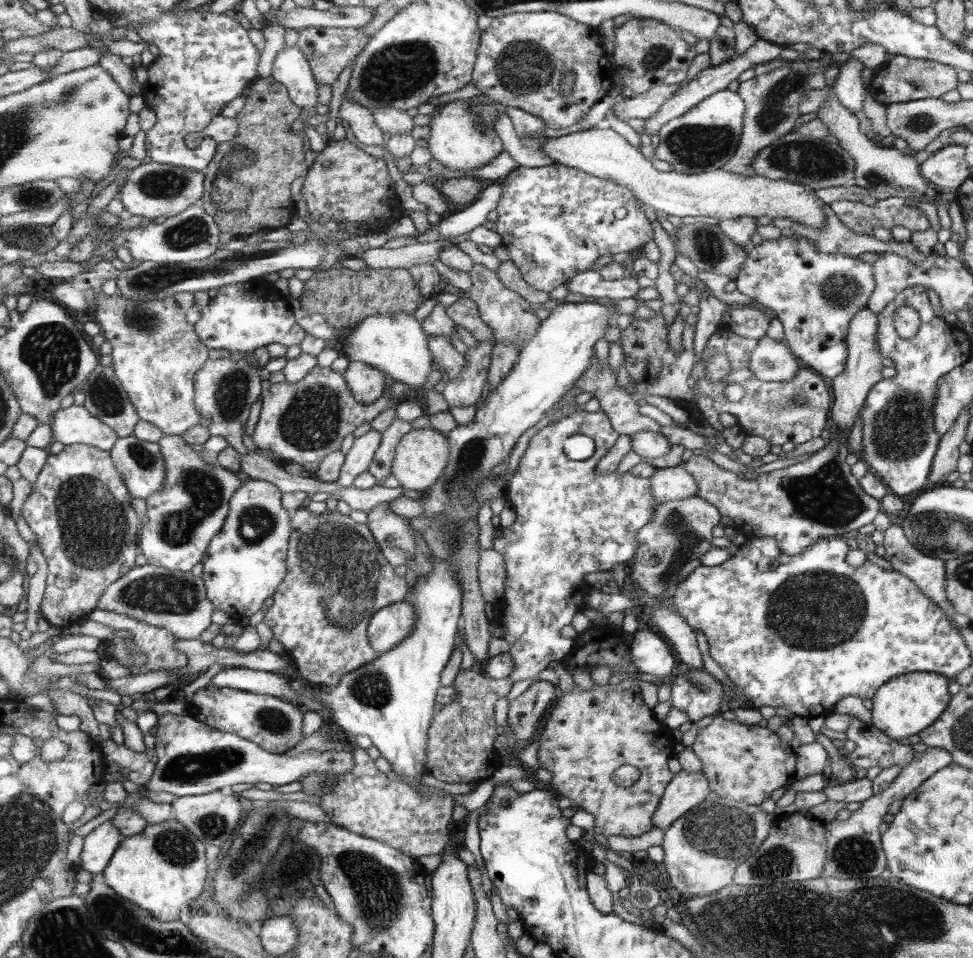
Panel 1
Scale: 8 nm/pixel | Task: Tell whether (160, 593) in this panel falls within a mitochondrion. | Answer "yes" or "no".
yes

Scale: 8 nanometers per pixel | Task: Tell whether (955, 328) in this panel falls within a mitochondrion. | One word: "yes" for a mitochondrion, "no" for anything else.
no

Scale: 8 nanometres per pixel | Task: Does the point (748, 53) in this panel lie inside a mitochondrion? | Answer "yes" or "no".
no

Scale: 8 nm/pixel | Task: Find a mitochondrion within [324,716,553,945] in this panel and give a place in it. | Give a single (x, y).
(378, 889)

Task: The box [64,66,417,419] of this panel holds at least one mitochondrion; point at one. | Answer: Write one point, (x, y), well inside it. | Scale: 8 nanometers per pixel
(234, 179)

